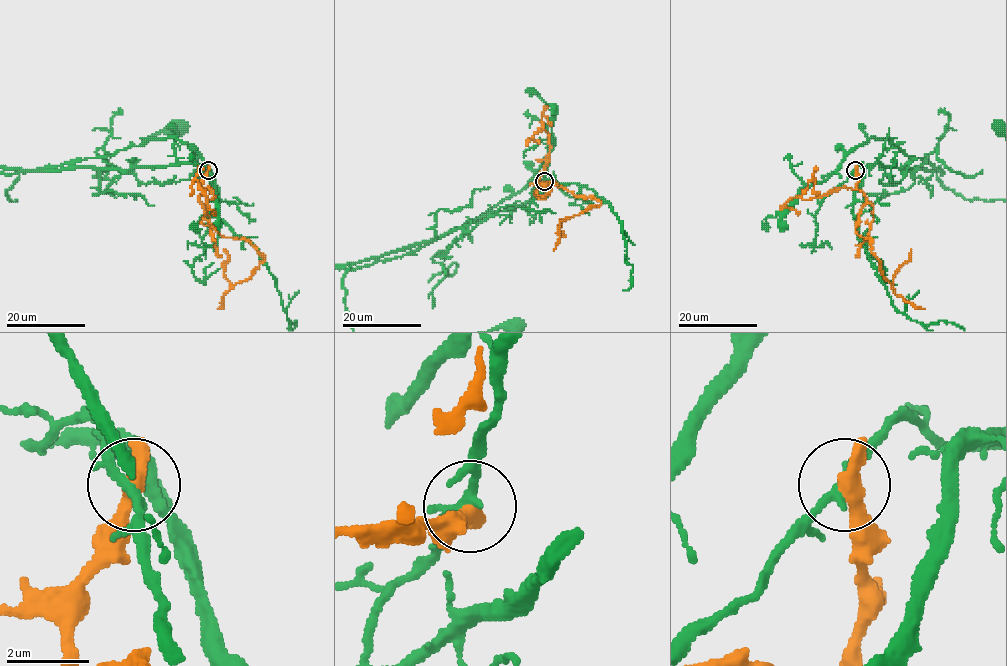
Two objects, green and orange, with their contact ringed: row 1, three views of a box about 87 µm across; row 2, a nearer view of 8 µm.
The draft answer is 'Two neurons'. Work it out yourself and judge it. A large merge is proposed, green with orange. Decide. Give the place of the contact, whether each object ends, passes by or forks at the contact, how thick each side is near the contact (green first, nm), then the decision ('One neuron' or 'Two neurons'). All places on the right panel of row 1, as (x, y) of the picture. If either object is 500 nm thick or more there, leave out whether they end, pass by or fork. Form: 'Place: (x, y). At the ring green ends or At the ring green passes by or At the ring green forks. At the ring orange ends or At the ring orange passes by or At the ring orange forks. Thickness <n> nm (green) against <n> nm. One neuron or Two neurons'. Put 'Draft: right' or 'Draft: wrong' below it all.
Place: (855, 170). At the ring green passes by. At the ring orange ends. Thickness 240 nm (green) against 480 nm. Two neurons
Draft: right

